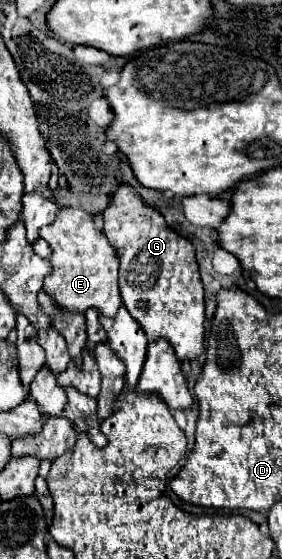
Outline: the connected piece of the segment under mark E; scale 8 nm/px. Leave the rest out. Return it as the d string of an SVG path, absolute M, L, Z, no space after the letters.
M65 207L57 211L55 223L43 227L41 239L45 239L53 251L49 257L53 271L43 287L51 301L61 311L85 313L87 309L97 309L103 317L113 317L121 307L117 285L119 261L115 261L113 247L103 239L103 233L95 229L93 217L83 209Z

